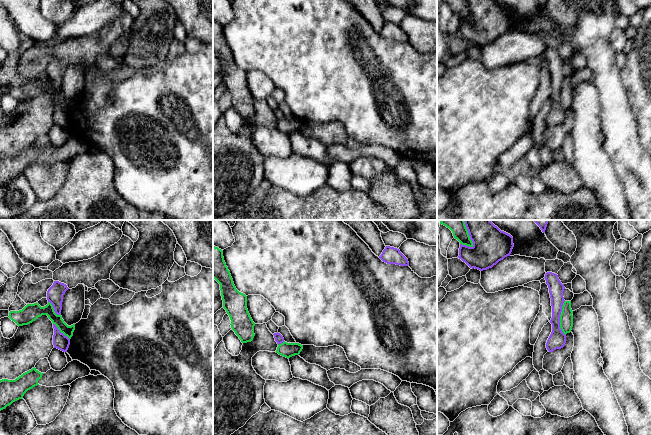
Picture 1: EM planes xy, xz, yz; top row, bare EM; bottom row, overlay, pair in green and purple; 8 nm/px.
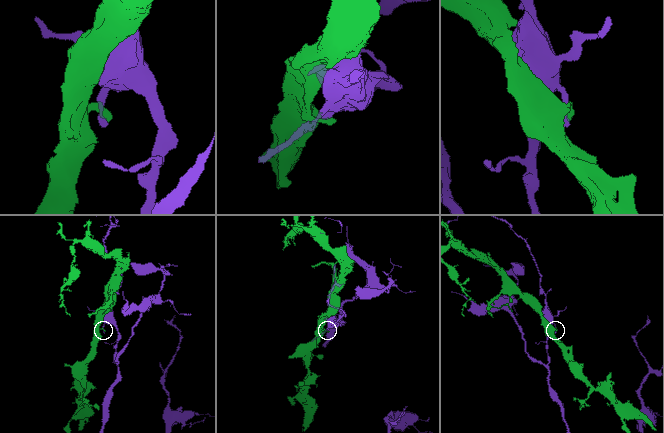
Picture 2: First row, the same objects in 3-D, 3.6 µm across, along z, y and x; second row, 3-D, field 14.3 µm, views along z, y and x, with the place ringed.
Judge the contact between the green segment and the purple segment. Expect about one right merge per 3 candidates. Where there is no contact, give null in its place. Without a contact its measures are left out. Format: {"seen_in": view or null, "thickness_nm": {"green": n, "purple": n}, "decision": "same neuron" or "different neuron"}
{"seen_in": "yz", "thickness_nm": {"green": 160, "purple": 280}, "decision": "different neuron"}

